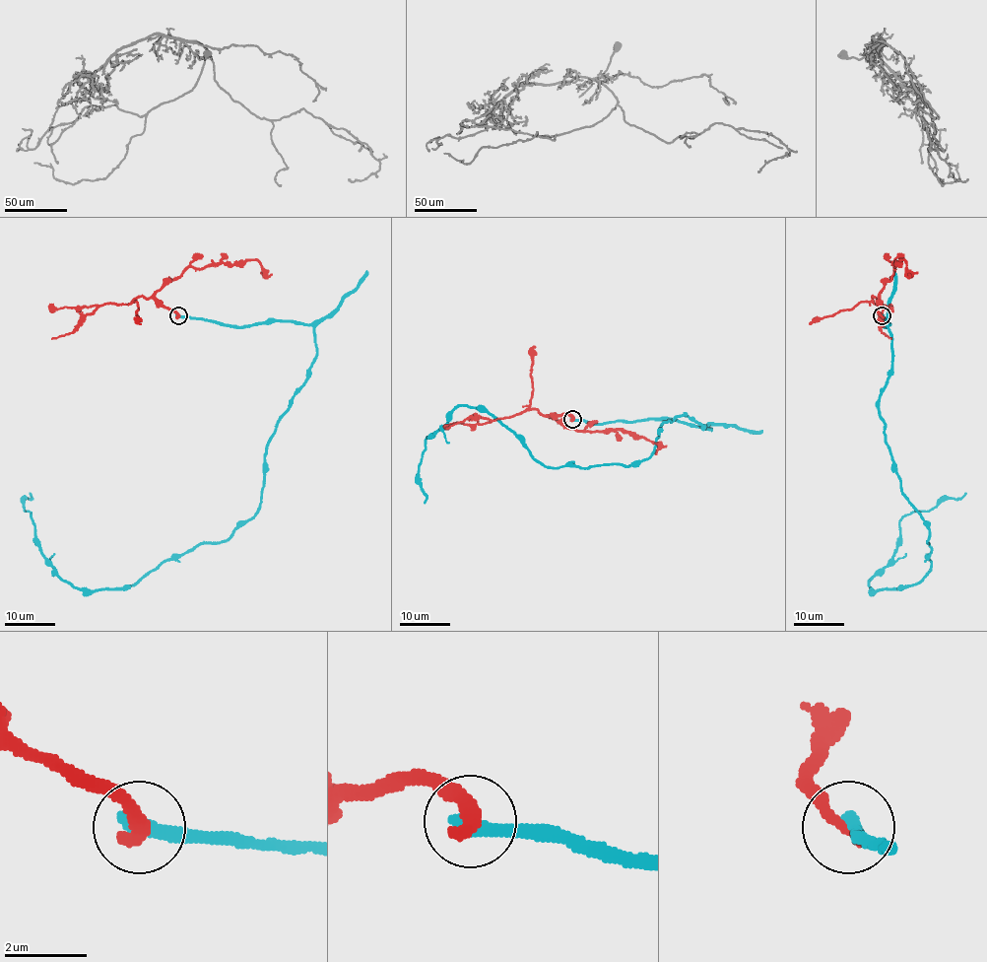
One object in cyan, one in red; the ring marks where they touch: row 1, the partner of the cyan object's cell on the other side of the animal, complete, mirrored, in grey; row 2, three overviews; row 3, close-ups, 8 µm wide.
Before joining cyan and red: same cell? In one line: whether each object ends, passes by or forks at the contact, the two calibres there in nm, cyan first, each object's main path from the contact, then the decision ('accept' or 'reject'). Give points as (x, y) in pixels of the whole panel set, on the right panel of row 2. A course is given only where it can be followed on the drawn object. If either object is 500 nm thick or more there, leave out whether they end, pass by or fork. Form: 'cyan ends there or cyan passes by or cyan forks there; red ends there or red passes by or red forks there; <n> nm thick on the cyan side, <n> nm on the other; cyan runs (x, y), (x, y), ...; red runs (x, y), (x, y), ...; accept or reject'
cyan ends there; red ends there; 400 nm thick on the cyan side, 380 nm on the other; cyan runs (883, 315), (892, 368), (879, 414), (931, 569), (870, 586), (902, 517), (966, 493); red runs (883, 315), (877, 310), (879, 294), (891, 279), (894, 268), (892, 263), (905, 261), (909, 273); reject

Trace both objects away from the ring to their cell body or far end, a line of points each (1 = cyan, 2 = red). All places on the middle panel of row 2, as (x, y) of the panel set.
1: (573, 419), (711, 429), (680, 415), (645, 459), (548, 467), (487, 411), (458, 405), (426, 440), (425, 503)
2: (573, 419), (566, 414), (549, 415), (568, 428), (599, 432), (624, 429), (662, 446), (666, 446)

